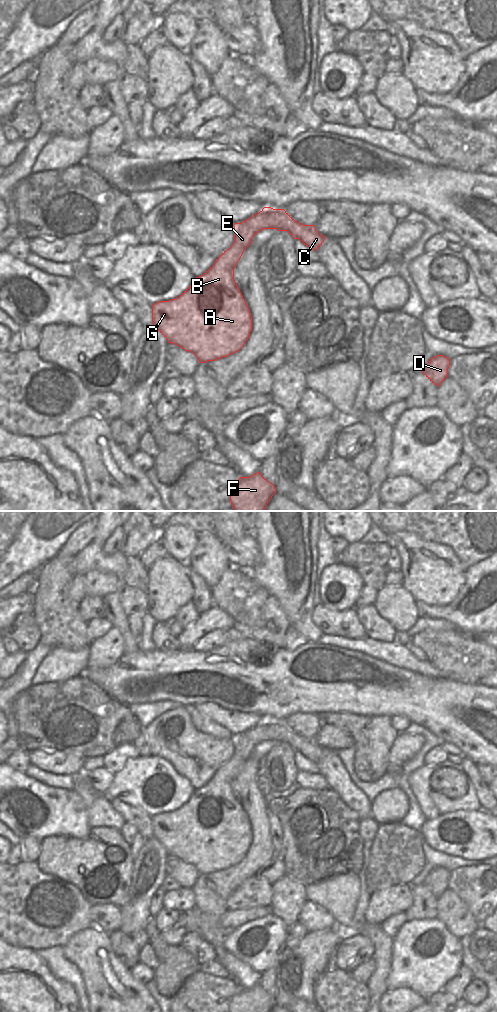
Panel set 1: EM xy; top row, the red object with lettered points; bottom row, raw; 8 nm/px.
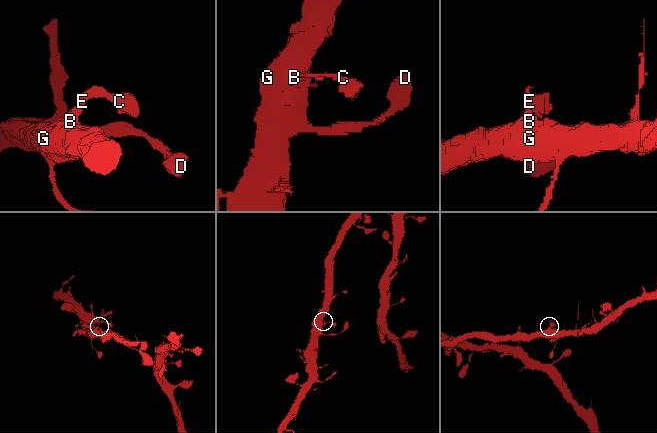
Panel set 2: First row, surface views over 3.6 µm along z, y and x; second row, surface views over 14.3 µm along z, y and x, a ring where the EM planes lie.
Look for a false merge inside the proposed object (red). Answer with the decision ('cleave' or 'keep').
keep

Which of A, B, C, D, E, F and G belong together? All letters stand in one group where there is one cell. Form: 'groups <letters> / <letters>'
groups A B C D E F G

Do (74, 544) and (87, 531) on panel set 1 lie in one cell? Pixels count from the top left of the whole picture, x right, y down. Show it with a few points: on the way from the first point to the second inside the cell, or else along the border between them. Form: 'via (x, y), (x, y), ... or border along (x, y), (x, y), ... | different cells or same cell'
via (77, 541), (84, 534) | same cell

